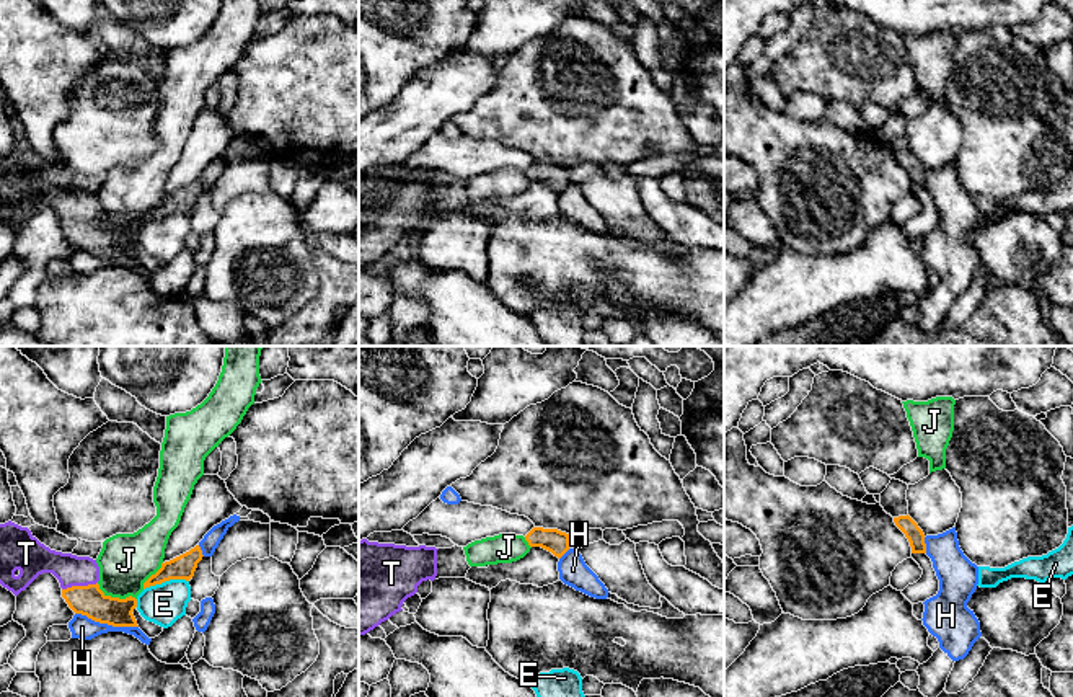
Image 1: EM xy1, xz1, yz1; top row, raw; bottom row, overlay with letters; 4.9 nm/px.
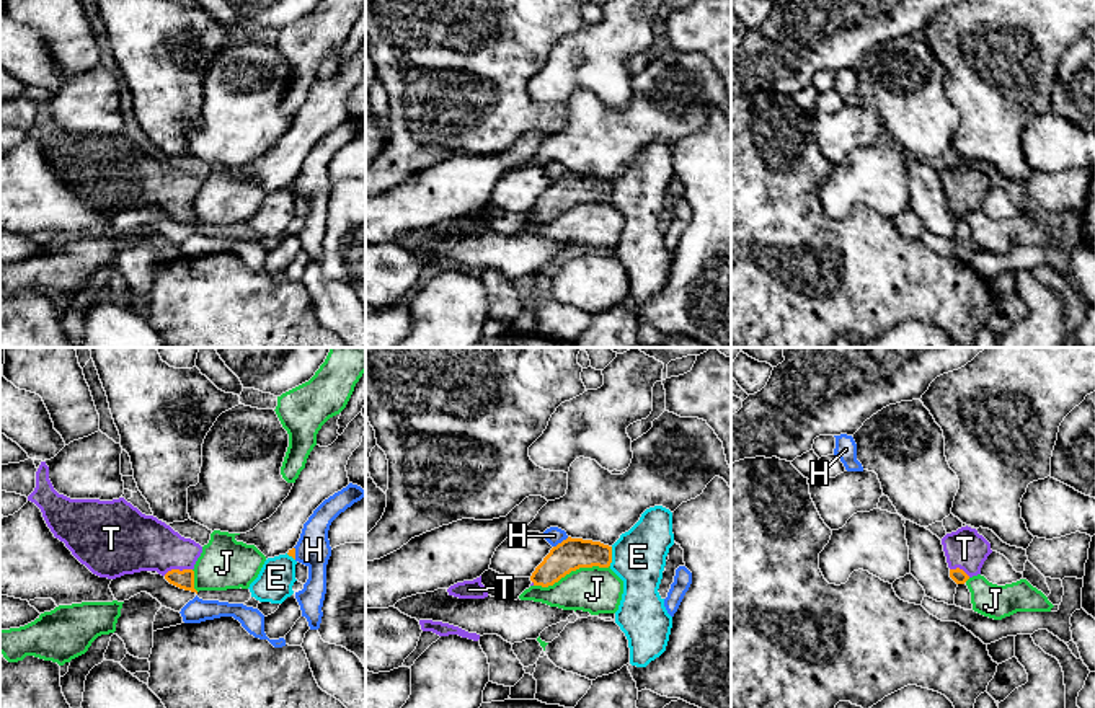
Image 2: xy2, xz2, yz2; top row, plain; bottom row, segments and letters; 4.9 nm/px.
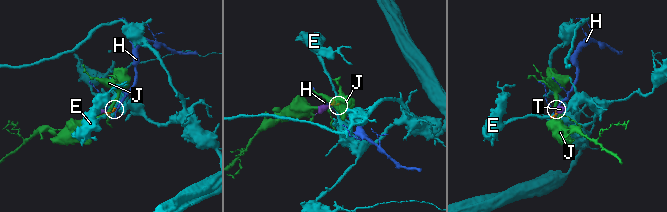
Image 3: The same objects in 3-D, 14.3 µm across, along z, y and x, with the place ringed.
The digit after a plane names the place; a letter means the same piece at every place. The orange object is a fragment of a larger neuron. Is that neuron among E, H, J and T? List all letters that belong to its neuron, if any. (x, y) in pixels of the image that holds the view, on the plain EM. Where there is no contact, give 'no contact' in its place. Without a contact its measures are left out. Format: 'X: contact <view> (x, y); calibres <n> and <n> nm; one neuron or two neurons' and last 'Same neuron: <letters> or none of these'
E: contact xy1 (165, 214); calibres 120 and 200 nm; two neurons
H: contact xy1 (106, 257); calibres 150 and 120 nm; two neurons
J: contact xz2 (571, 204); calibres 160 and 220 nm; two neurons
T: contact xy1 (79, 221); calibres 150 and 160 nm; one neuron
Same neuron: T

